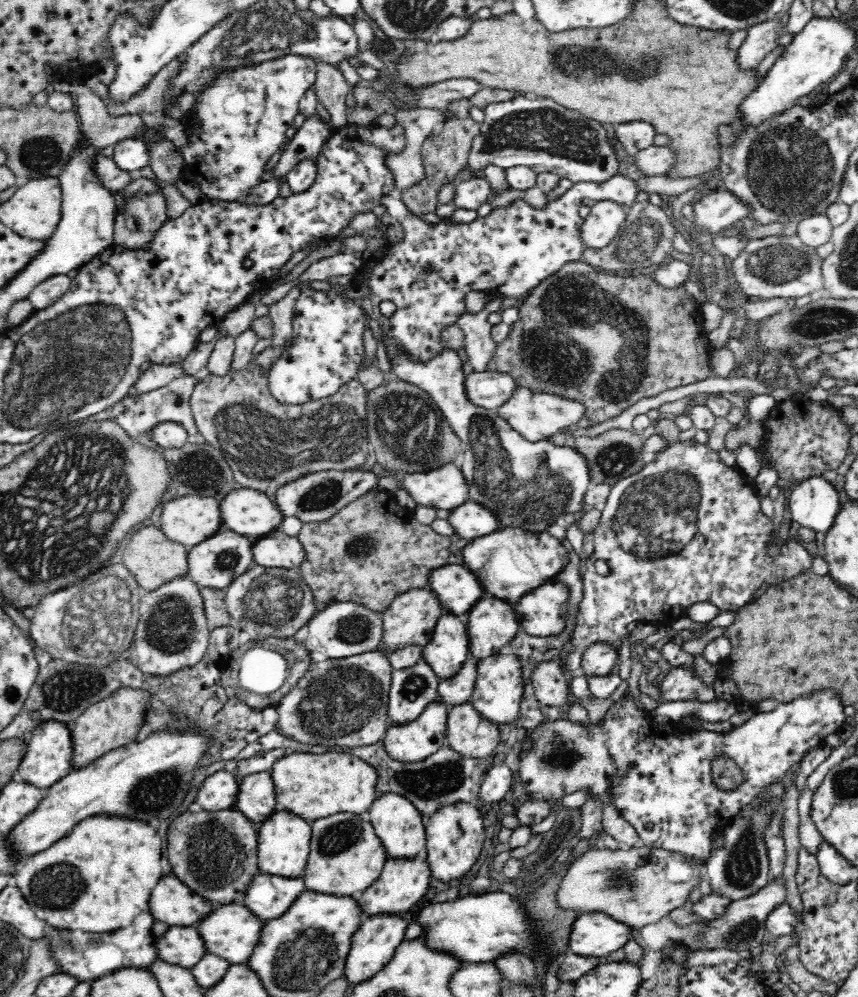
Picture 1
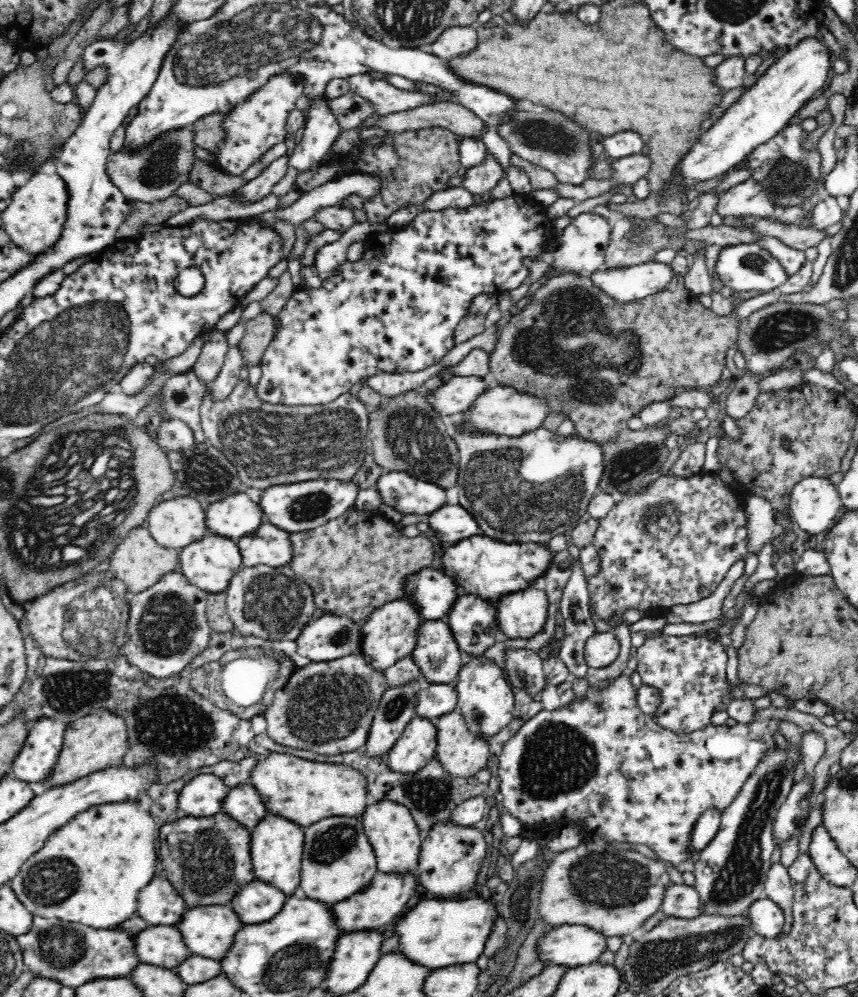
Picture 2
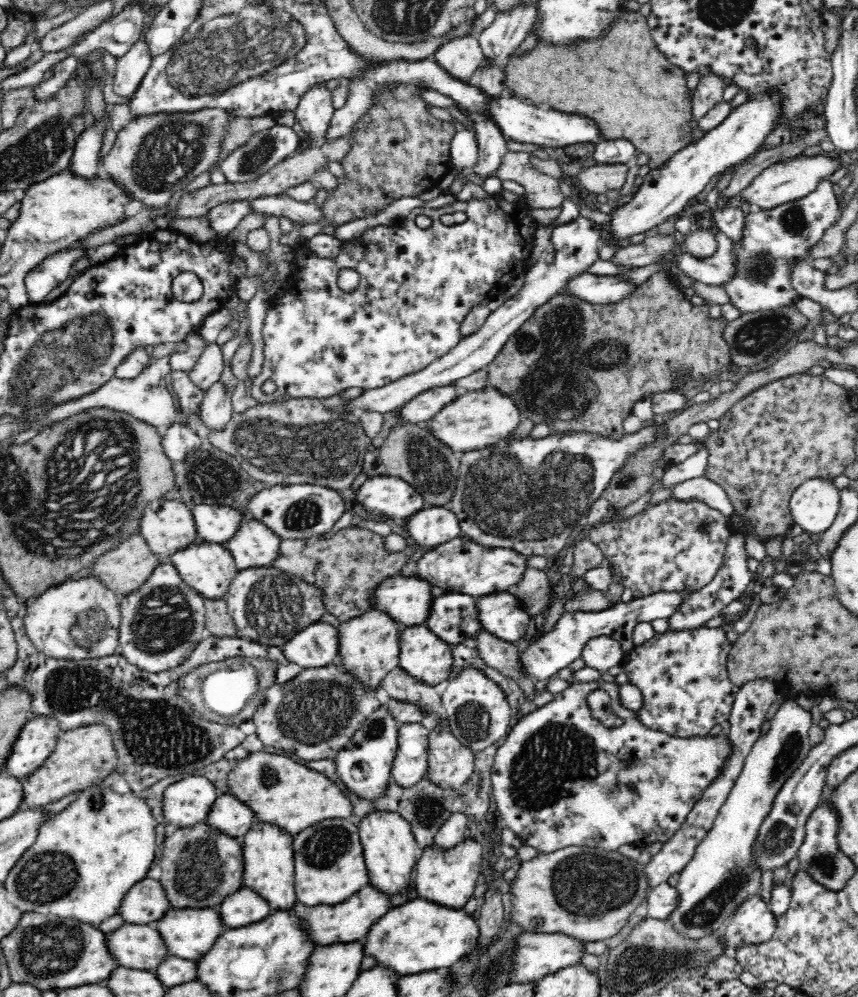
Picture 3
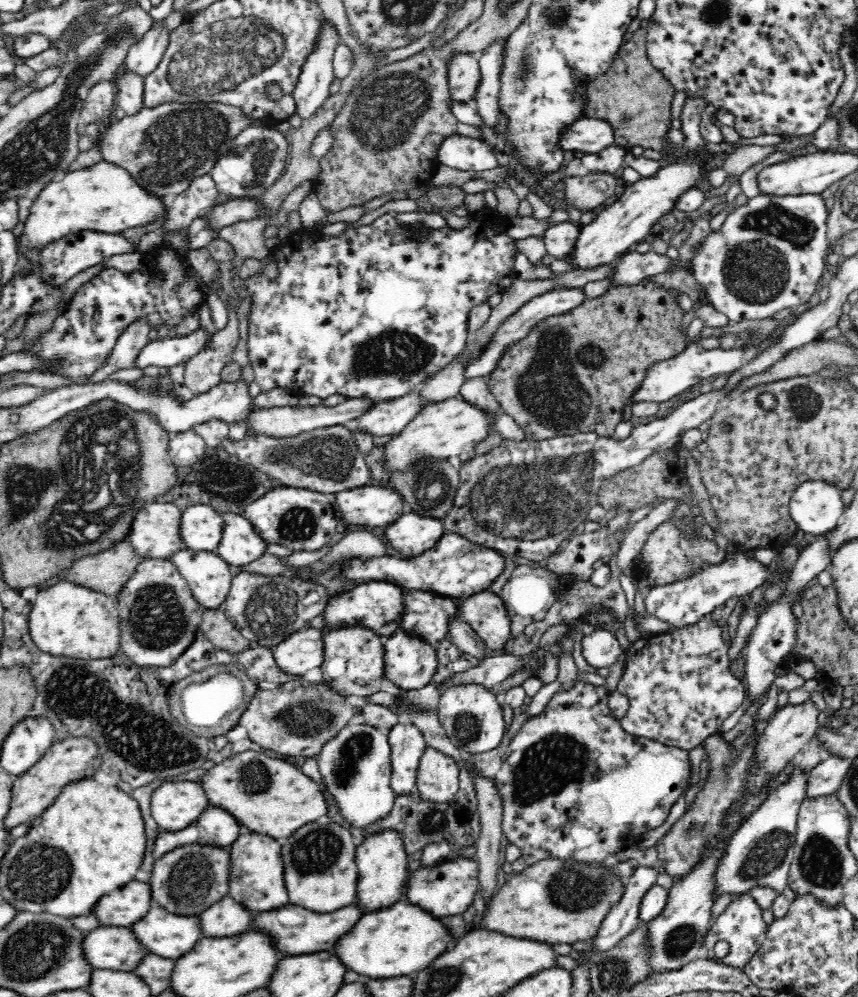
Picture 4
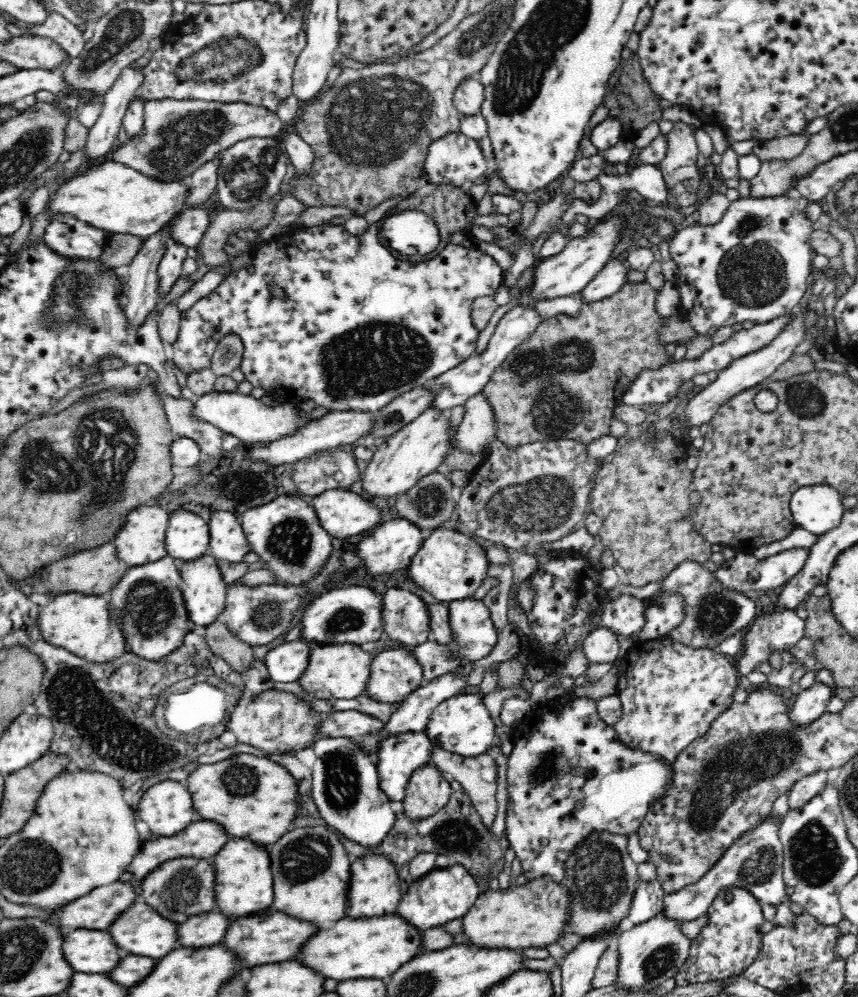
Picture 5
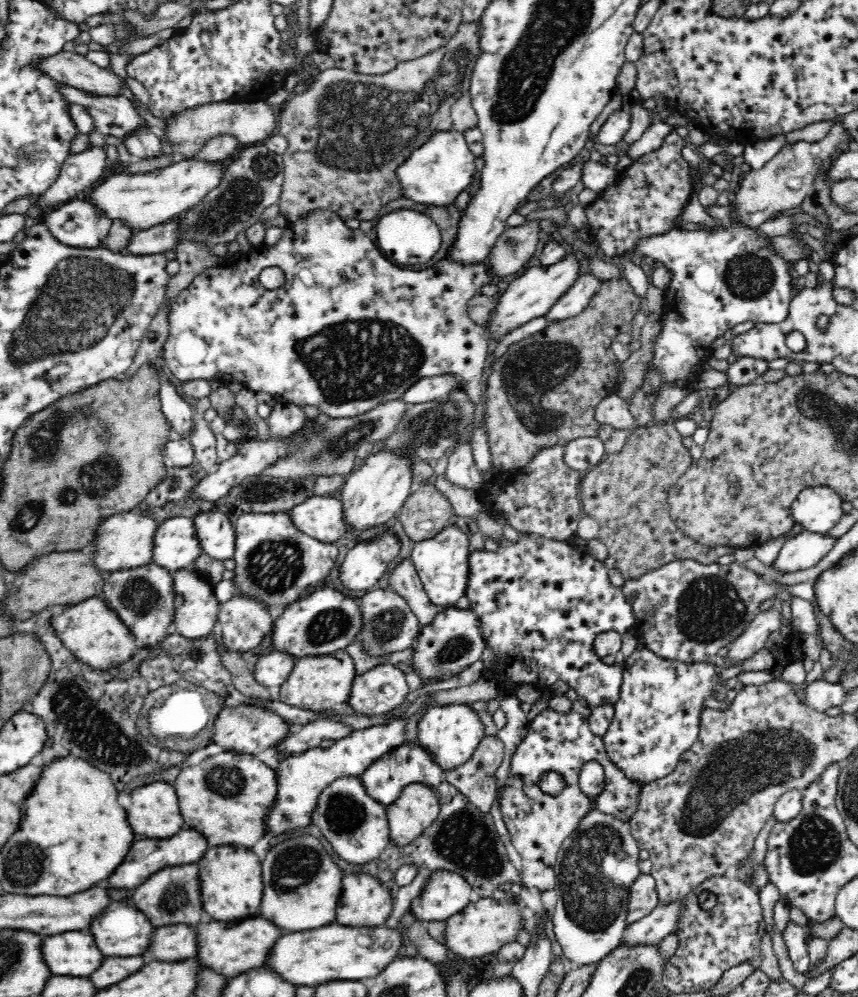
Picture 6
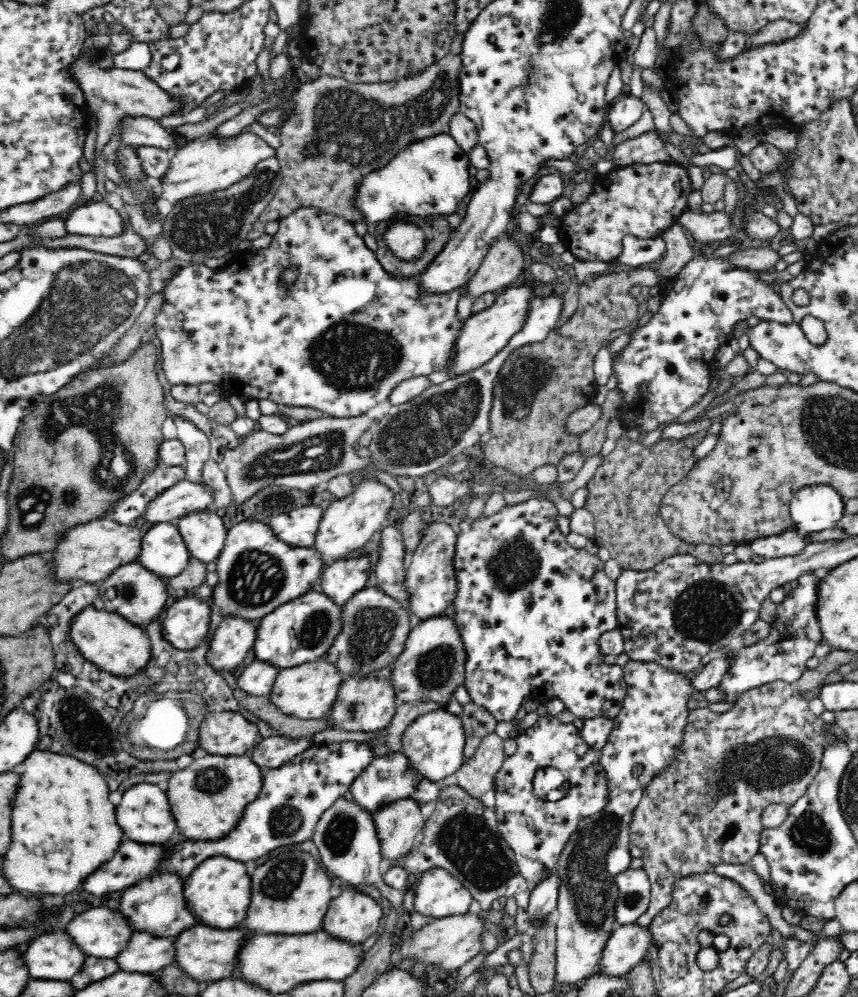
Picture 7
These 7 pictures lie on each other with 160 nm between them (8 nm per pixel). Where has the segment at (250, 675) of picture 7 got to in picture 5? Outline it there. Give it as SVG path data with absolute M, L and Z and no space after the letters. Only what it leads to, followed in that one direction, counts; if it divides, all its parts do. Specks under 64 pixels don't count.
M301 637L271 646L265 658L271 678L284 683L301 680L307 672L311 652L316 646L316 643Z

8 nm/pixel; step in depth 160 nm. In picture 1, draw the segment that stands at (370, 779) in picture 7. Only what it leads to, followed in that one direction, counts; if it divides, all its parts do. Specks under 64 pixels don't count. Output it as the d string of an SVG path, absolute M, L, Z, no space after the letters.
M435 699L426 706L416 720L405 721L404 724L392 724L386 730L385 738L382 741L386 751L398 760L418 762L428 758L442 746L449 745L447 725L448 712L451 708L450 704Z

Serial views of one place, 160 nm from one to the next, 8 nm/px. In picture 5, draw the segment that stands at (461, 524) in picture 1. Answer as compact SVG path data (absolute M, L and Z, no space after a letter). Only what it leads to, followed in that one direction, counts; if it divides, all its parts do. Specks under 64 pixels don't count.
M398 517L383 522L362 537L355 548L355 554L362 565L368 567L370 573L393 573L396 570L405 569L411 563L411 558L422 548L424 540L426 536L420 526L414 521Z

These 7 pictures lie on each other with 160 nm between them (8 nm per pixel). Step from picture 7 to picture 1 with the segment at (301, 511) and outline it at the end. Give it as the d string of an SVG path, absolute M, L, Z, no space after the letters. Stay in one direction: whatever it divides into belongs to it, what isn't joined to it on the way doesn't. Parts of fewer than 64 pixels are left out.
M454 462L426 472L406 473L400 481L416 504L453 509L470 499L470 487L462 469Z

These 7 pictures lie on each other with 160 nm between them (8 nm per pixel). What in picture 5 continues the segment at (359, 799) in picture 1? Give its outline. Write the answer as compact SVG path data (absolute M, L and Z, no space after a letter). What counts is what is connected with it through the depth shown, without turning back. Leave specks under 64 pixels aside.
M234 753L229 758L200 766L188 782L194 805L202 818L220 820L232 837L270 846L296 828L296 818L304 808L298 780L287 768L269 757Z

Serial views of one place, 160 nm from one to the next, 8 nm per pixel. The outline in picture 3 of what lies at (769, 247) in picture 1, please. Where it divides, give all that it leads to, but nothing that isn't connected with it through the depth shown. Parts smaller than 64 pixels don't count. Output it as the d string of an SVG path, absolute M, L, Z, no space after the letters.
M722 232L715 234L717 252L705 260L694 259L692 255L682 253L680 256L667 257L672 263L671 273L690 275L698 282L710 286L724 287L739 272L739 257L735 243Z

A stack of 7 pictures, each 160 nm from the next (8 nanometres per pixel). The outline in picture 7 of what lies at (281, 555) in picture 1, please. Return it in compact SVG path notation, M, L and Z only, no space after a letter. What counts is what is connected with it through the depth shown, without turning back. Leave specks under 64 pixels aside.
M194 511L181 517L177 525L192 557L205 563L218 560L226 544L228 528L216 511Z

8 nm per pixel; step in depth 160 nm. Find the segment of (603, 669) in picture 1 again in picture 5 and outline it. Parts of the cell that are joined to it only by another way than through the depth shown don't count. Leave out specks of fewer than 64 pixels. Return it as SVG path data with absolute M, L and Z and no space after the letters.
M603 626L583 638L582 649L589 664L610 664L620 654L620 643L612 630Z

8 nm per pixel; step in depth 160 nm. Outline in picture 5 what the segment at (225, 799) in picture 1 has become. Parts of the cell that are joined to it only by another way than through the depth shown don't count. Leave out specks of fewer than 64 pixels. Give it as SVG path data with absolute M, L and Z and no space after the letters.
M174 780L152 786L140 804L140 818L156 836L174 836L200 818L190 790Z

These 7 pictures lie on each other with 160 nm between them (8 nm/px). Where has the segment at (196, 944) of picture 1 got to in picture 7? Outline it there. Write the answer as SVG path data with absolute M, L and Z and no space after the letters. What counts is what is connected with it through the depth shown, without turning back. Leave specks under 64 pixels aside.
M54 929L35 937L24 959L34 979L70 981L83 970L87 956L68 932Z

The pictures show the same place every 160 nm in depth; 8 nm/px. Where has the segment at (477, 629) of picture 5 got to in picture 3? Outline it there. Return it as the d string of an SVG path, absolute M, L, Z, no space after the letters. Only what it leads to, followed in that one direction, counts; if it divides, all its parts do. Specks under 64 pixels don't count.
M514 592L492 593L477 599L483 630L510 642L526 634L532 615Z

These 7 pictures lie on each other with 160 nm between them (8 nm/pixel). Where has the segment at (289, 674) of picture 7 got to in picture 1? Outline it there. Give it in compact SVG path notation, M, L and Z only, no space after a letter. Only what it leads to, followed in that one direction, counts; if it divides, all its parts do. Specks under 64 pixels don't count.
M418 587L408 589L400 593L392 602L390 608L383 613L384 615L384 640L380 650L392 652L396 648L402 648L407 644L416 643L426 646L436 632L436 624L448 610L444 608L438 592L432 587Z

